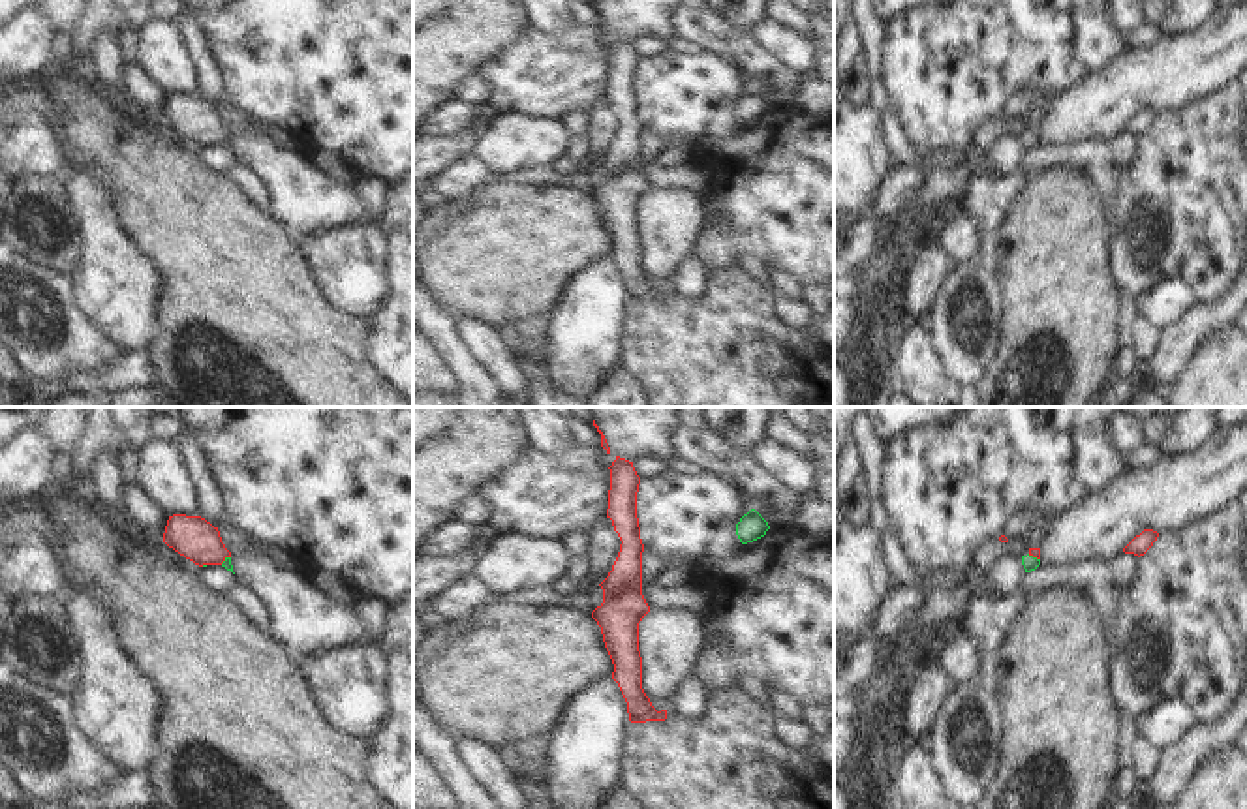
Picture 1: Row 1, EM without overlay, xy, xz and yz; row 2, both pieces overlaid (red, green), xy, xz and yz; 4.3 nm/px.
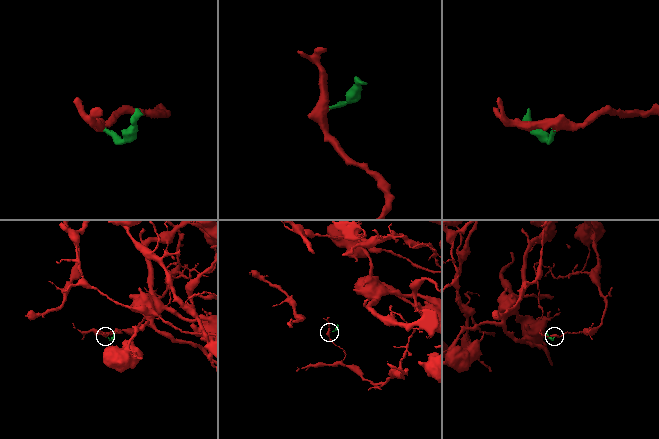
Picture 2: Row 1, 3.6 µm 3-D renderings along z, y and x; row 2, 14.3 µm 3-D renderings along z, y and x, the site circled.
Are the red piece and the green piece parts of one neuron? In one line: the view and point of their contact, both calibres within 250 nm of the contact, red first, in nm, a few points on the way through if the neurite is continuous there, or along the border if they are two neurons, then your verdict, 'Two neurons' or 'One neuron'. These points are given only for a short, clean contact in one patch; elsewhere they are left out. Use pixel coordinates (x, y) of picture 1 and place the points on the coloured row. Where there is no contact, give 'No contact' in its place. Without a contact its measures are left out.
Touches red at xy (224, 560). Thickness 180 nm (red) against 40 nm. Path across: xy (194, 537), (224, 560), (226, 564). One neuron

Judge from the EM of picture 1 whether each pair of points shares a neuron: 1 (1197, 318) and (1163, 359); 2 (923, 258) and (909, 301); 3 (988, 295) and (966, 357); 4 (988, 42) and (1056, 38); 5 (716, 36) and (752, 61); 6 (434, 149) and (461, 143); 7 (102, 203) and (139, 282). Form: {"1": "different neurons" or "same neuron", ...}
{"1": "same neuron", "2": "same neuron", "3": "same neuron", "4": "same neuron", "5": "same neuron", "6": "same neuron", "7": "same neuron"}

